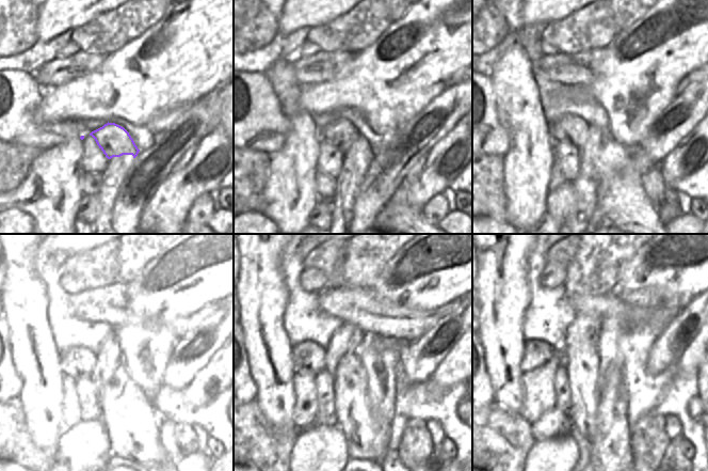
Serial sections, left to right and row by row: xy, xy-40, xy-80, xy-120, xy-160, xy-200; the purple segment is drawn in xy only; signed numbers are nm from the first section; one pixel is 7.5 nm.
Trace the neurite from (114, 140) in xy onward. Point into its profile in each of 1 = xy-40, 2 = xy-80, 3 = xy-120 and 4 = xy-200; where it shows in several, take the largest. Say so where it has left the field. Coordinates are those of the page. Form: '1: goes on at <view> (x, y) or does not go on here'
1: goes on at xy-40 (341, 134)
2: goes on at xy-80 (575, 129)
3: goes on at xy-120 (95, 361)
4: goes on at xy-200 (584, 327)

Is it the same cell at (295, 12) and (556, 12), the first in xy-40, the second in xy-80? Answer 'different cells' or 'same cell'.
same cell

